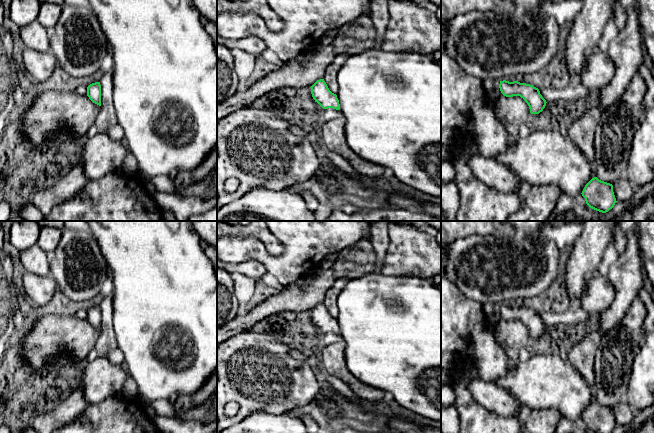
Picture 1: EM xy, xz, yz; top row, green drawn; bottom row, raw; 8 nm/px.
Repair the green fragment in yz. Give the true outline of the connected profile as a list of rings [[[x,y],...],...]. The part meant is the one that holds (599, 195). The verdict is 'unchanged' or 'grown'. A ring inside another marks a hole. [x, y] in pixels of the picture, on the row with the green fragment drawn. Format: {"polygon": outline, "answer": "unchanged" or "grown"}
{"polygon": [[[597,177],[592,178],[585,185],[581,194],[590,208],[602,213],[608,212],[617,202],[613,185],[601,181]]], "answer": "unchanged"}

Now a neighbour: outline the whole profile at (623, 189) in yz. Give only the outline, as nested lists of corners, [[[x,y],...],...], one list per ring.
[[[626,175],[621,176],[613,184],[613,192],[617,202],[629,201],[636,191],[636,187],[630,182]]]

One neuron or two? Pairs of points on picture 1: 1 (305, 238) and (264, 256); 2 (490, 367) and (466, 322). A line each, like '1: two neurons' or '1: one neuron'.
1: one neuron
2: one neuron

